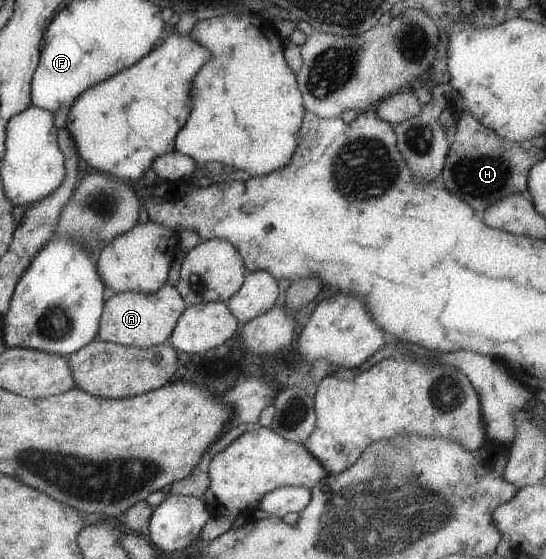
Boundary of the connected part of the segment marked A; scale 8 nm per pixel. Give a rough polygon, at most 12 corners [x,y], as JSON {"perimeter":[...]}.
{"perimeter":[[176,286],[116,292],[94,340],[167,342],[186,304]]}

